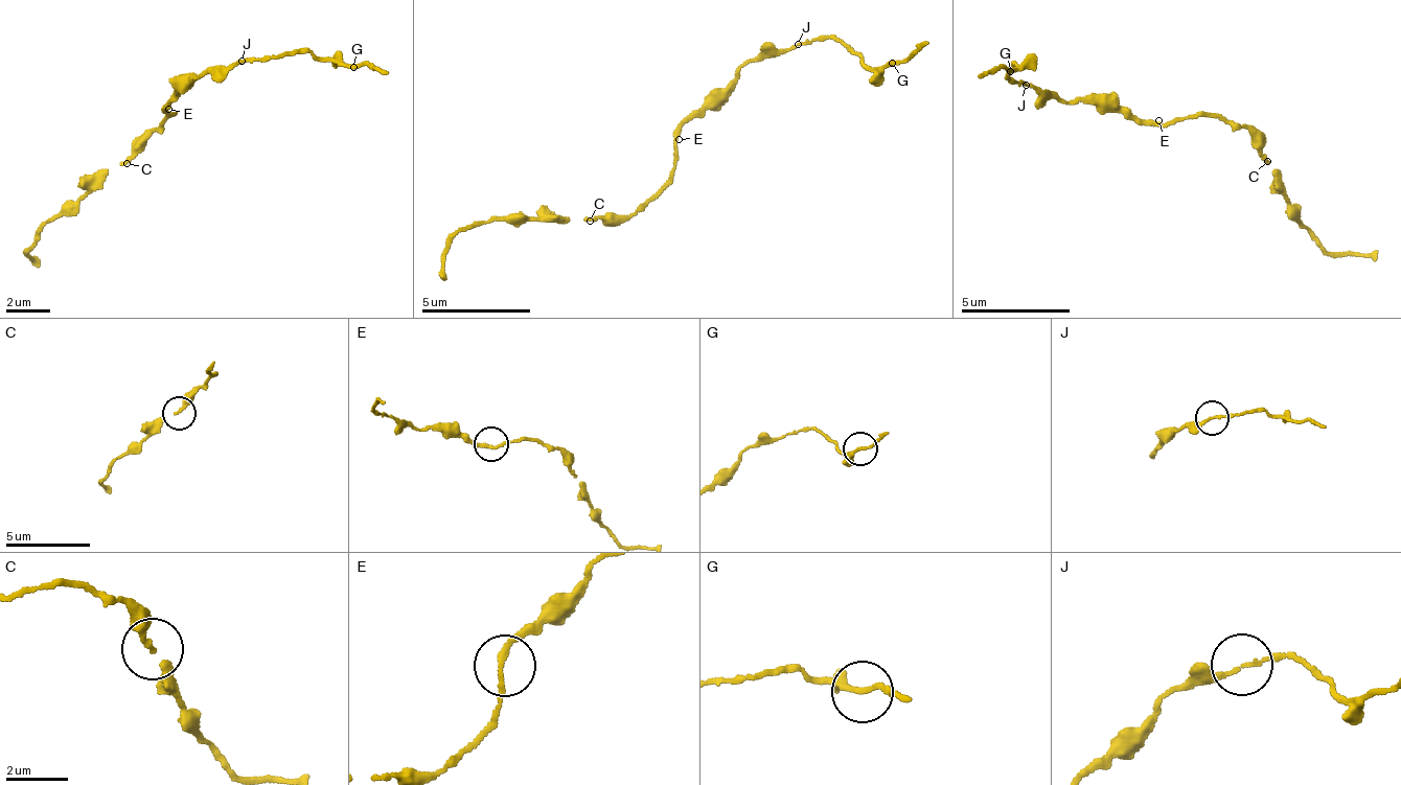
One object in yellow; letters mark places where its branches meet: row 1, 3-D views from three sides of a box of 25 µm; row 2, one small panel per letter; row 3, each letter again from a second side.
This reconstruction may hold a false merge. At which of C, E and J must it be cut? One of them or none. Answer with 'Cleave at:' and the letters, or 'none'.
Cleave at: none

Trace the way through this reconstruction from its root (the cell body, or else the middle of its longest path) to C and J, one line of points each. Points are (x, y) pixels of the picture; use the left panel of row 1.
C: (166, 113), (175, 117), (168, 112), (163, 115), (150, 139), (144, 139), (127, 163)
J: (166, 113), (202, 72), (234, 68), (240, 60)

